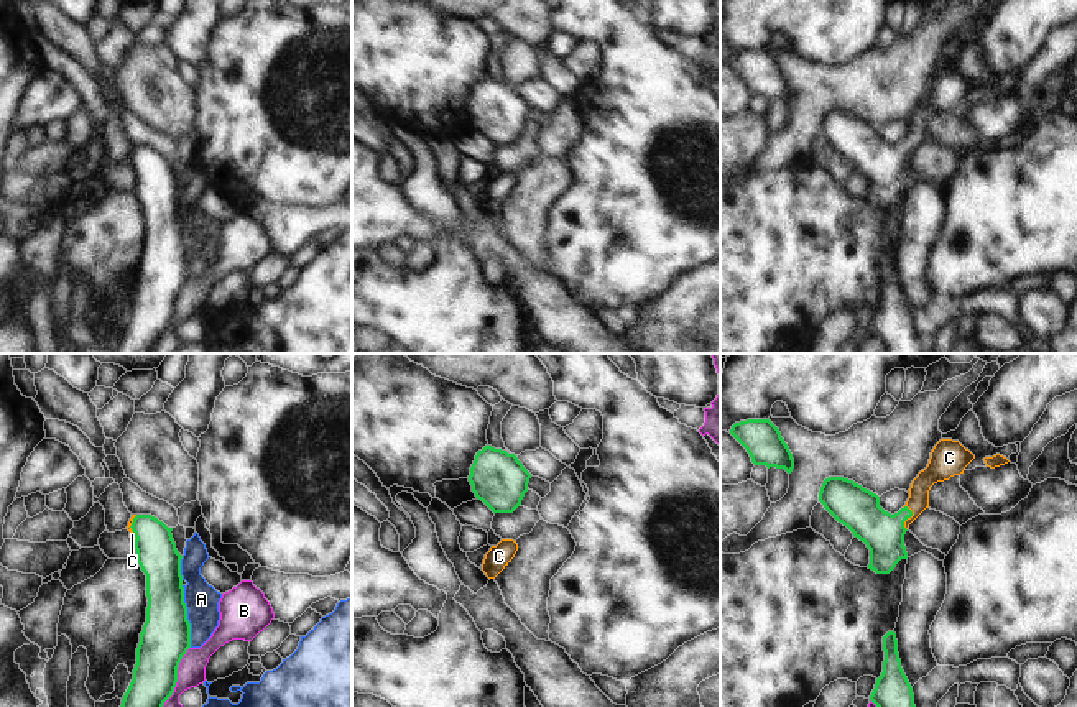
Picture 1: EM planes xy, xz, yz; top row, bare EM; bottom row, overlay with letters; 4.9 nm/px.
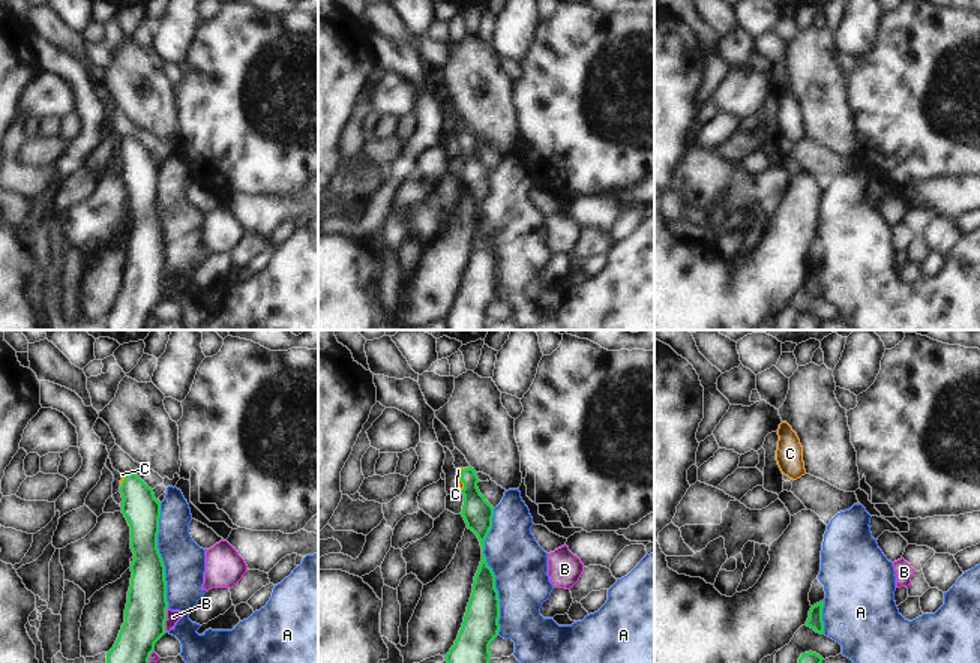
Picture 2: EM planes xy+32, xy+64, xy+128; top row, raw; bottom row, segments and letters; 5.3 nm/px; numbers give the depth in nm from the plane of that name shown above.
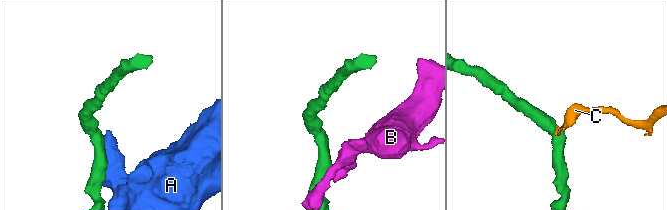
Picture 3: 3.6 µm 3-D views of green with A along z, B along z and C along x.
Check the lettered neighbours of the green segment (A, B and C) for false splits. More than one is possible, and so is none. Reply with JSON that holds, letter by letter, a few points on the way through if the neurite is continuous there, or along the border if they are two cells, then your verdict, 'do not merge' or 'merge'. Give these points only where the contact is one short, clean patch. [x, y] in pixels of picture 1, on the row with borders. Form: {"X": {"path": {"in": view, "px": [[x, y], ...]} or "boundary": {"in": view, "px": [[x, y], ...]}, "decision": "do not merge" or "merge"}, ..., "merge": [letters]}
{"A": {"decision": "do not merge"}, "B": {"decision": "do not merge"}, "C": {"path": {"in": "yz", "px": [[859, 508], [870, 520], [908, 517], [918, 502]]}, "decision": "merge"}, "merge": ["C"]}

